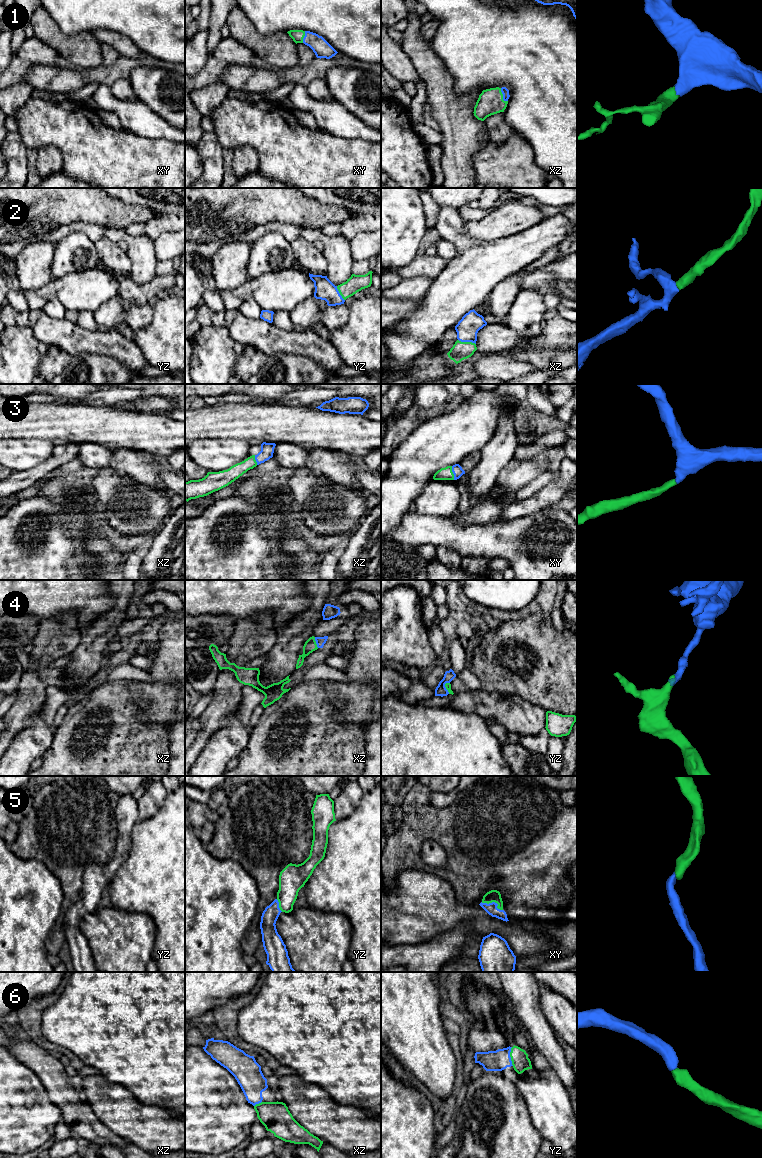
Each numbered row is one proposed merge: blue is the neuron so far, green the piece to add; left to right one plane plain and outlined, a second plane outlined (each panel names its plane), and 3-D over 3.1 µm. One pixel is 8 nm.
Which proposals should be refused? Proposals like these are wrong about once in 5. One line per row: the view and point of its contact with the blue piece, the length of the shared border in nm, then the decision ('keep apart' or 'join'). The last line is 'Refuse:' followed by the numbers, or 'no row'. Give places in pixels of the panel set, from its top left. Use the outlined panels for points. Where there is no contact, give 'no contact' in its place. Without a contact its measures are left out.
1: contact xz (503, 96); length 130 nm; join
2: contact xz (467, 341); length 150 nm; join
3: contact xy (453, 473); length 110 nm; join
4: contact xz (316, 642); length 90 nm; keep apart
5: contact xy (493, 902); length 190 nm; join
6: contact yz (509, 1056); length 150 nm; join
Refuse: 4

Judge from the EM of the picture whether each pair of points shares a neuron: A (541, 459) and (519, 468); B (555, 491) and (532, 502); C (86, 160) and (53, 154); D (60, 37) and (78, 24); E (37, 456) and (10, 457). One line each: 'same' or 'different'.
A: same
B: same
C: different
D: different
E: same

